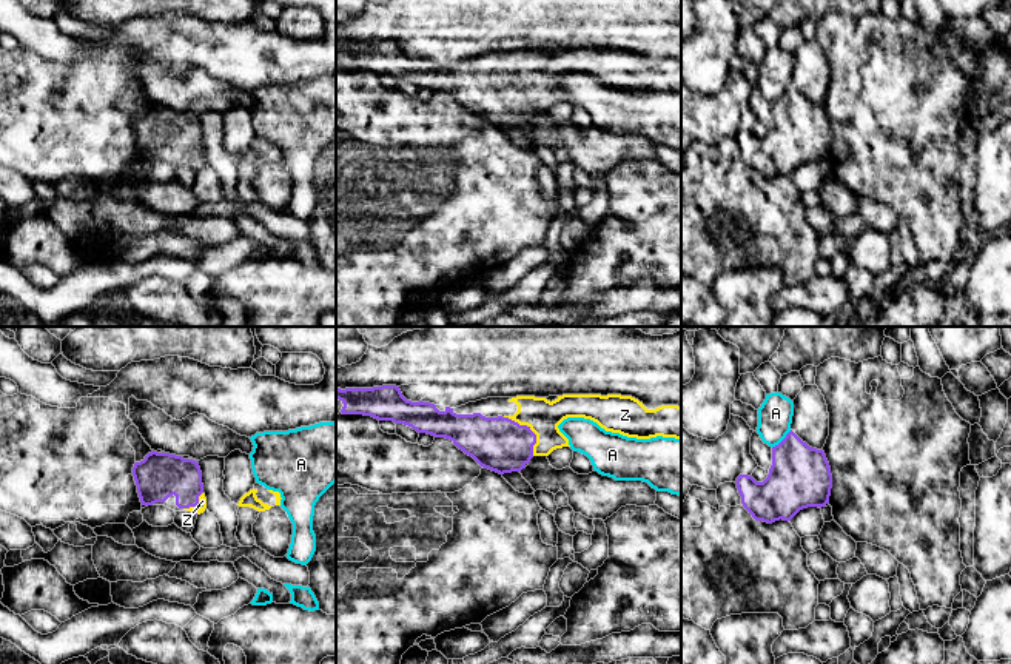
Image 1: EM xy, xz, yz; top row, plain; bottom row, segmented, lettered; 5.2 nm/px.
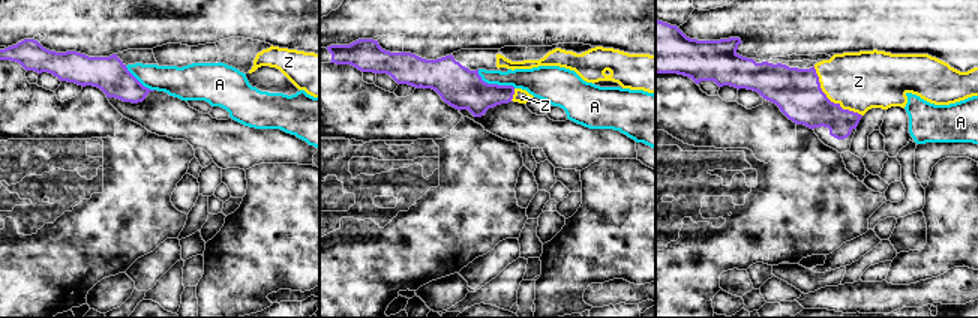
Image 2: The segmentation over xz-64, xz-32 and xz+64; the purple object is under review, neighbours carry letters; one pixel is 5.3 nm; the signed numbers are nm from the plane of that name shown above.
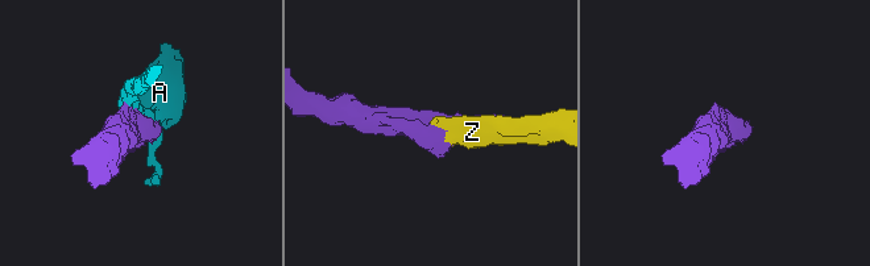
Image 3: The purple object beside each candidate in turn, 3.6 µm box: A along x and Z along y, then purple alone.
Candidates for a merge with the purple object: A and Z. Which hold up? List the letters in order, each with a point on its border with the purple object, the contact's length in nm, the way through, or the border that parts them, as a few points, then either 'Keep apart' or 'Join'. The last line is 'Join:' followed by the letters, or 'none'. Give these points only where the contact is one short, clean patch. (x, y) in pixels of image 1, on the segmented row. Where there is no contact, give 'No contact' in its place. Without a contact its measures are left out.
A: Touches purple at yz (783, 439). Shared border 140 nm. Keep apart
Z: Touches purple at xz (530, 430). Shared border 260 nm. Join
Join: Z

